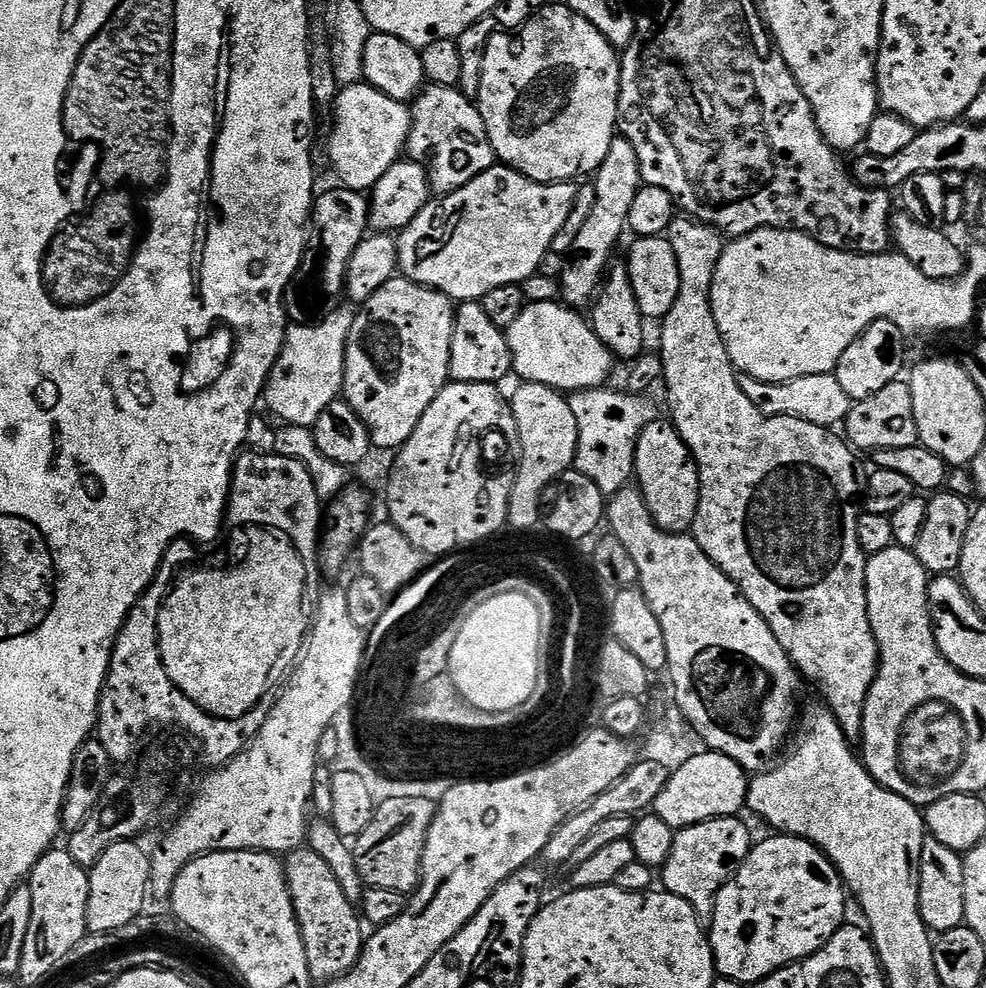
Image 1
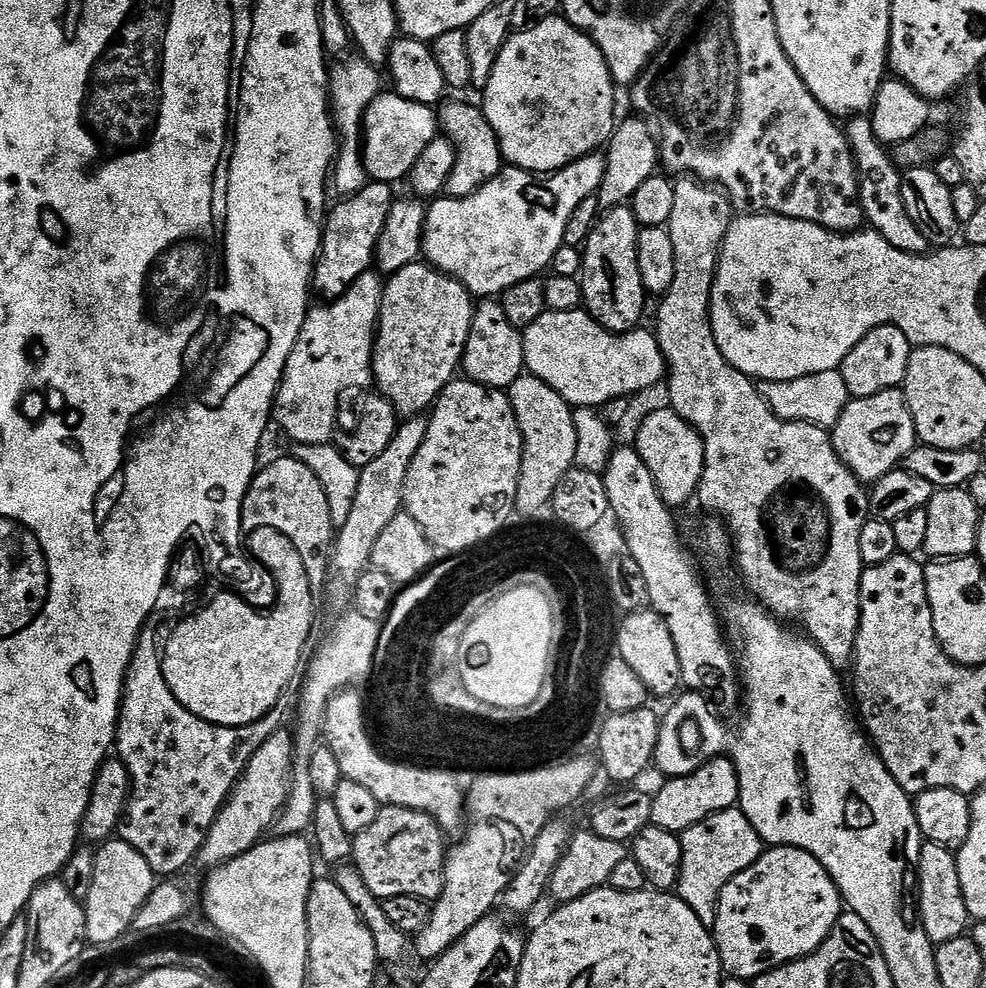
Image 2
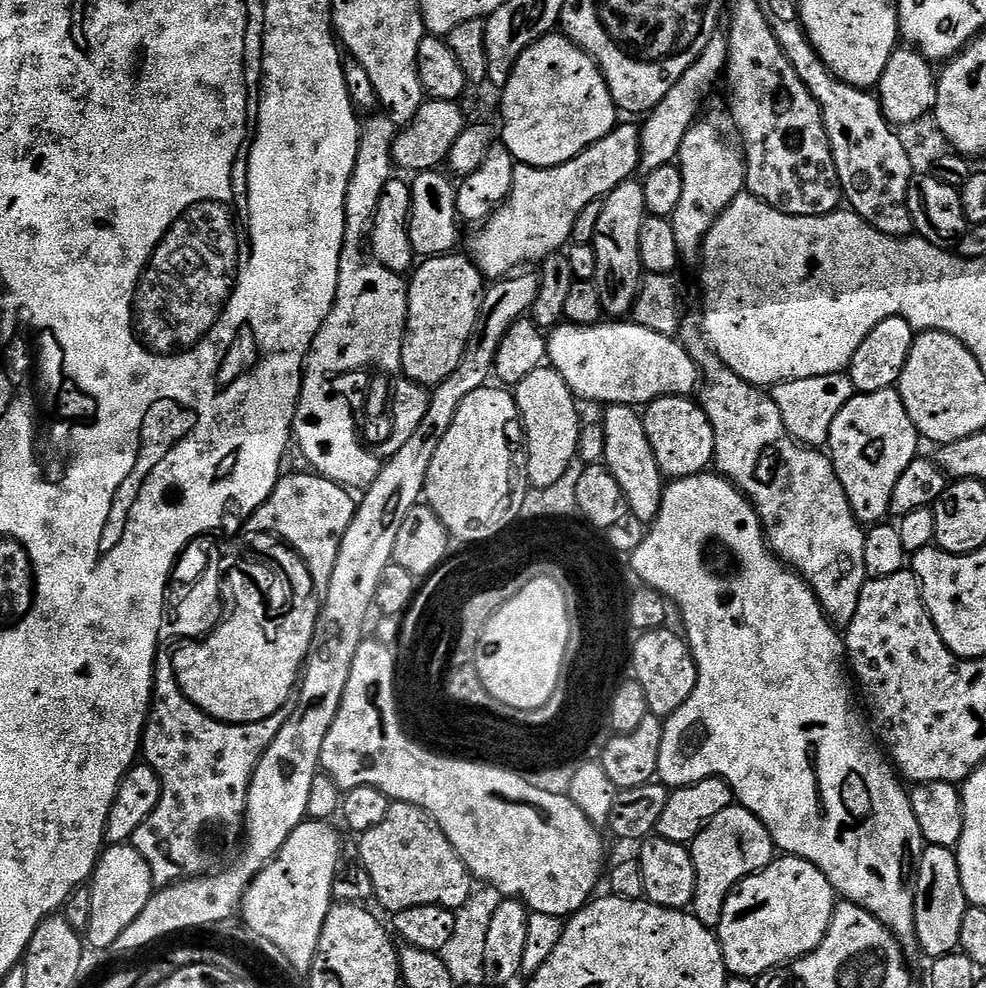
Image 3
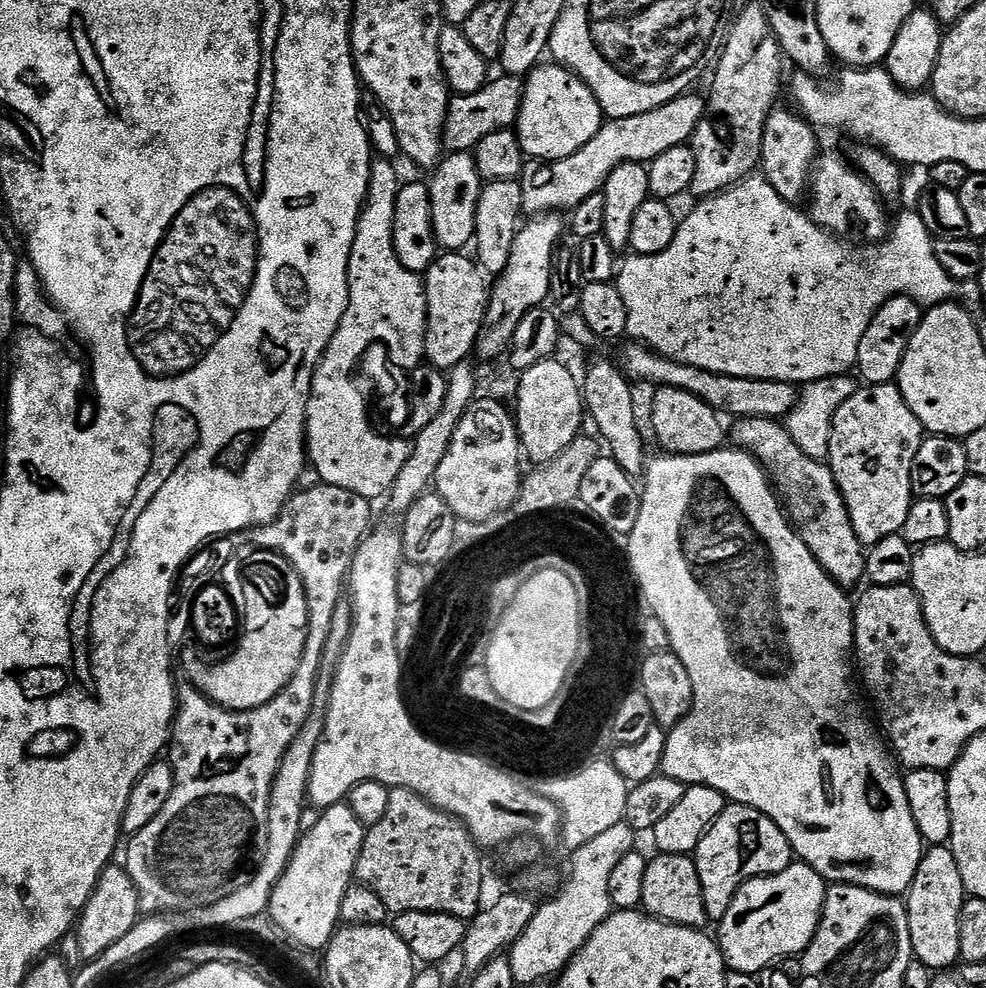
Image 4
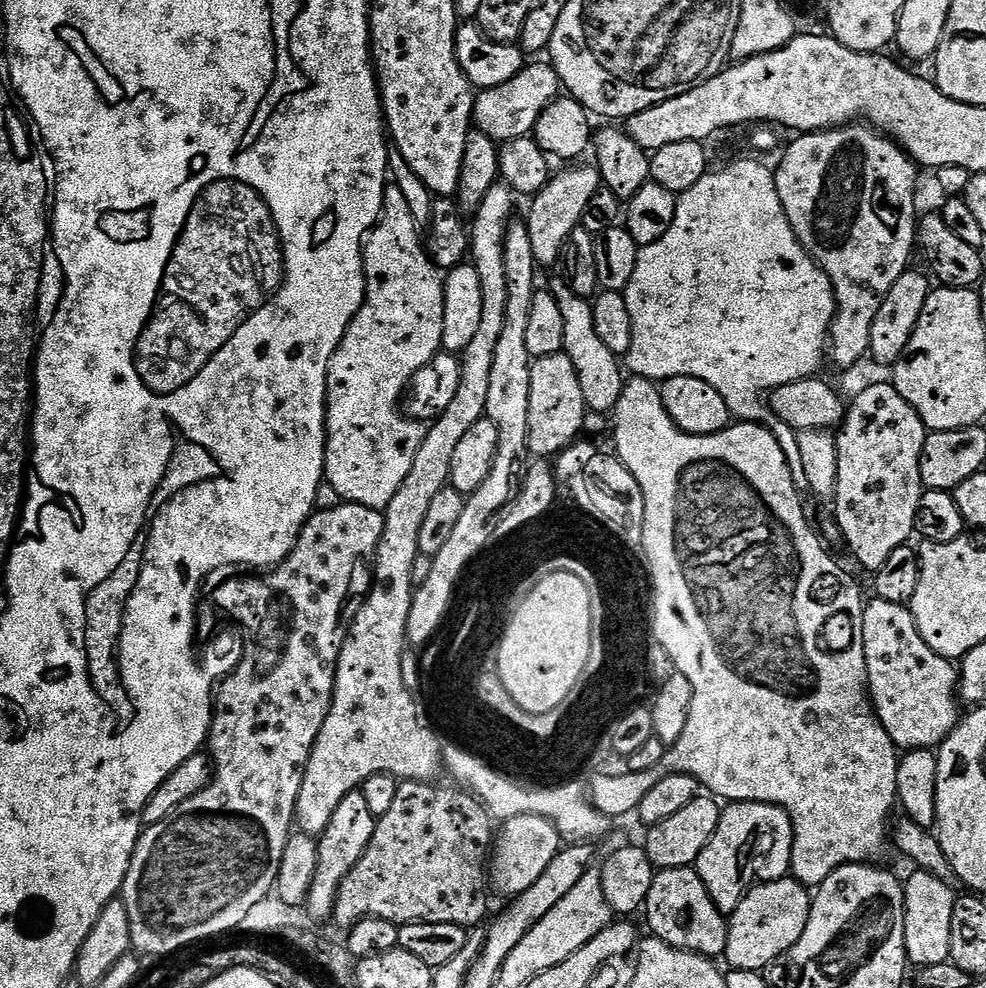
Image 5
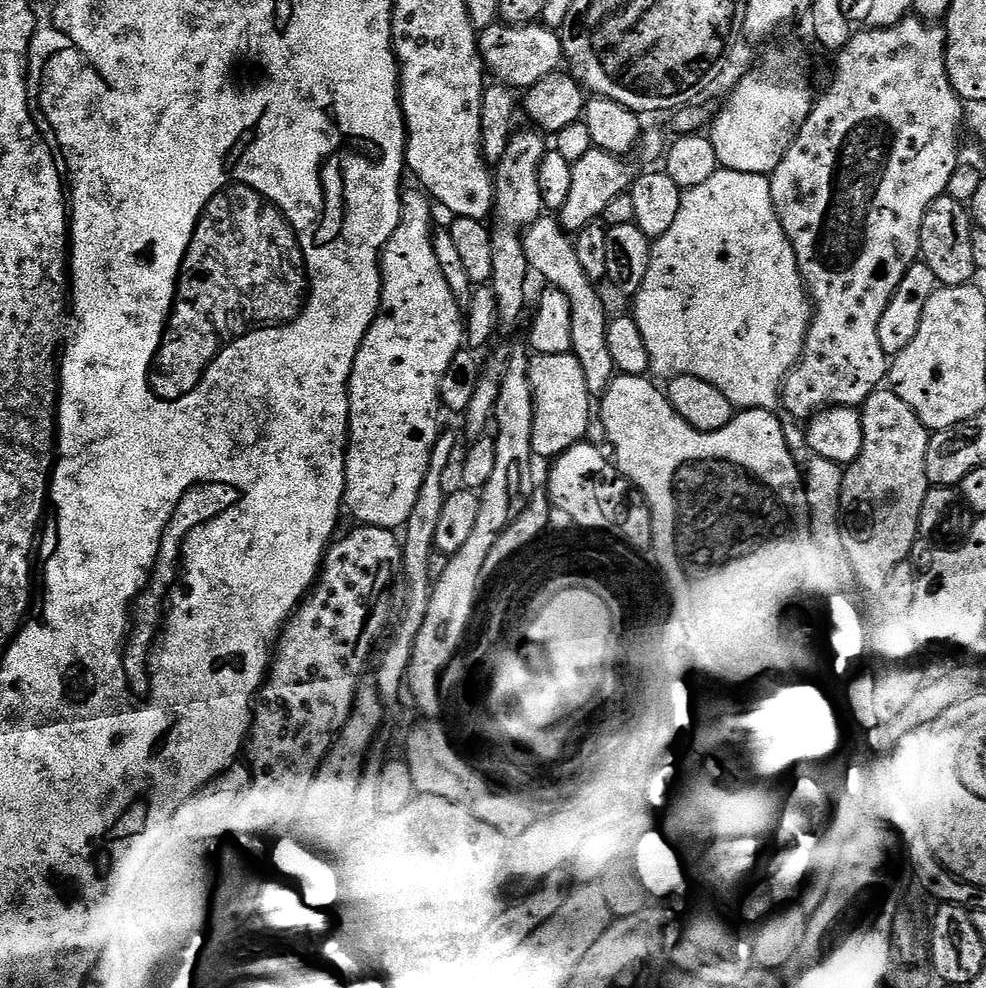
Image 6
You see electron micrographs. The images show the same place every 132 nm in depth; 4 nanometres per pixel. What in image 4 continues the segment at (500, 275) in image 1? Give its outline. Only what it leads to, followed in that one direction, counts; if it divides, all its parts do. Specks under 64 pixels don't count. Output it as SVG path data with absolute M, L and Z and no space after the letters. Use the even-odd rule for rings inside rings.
M692 95L677 96L669 104L658 106L646 114L634 114L621 120L608 120L600 125L594 138L590 138L590 142L586 142L572 156L541 164L529 163L519 177L525 213L543 214L576 208L590 194L603 189L608 181L608 175L619 164L651 162L658 154L678 144L688 144L700 117L706 111L705 101Z

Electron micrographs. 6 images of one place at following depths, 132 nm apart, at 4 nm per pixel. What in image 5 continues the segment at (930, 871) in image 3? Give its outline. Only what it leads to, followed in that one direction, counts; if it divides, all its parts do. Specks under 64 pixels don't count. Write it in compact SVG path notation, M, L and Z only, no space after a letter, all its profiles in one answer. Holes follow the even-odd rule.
M913 871L909 880L903 881L904 886L904 945L908 955L909 965L917 969L926 966L938 966L949 963L950 960L950 918L954 918L954 906L957 893L952 892L952 884L949 881L938 878L929 872Z

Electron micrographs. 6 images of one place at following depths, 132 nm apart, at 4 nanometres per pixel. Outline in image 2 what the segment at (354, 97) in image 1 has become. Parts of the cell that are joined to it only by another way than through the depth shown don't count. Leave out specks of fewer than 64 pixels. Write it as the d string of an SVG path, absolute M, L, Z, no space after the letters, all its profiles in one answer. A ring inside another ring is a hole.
M385 91L369 106L364 116L364 165L369 177L390 185L395 185L403 176L404 179L411 177L412 167L437 136L438 112L433 105L410 102L397 96L395 91Z

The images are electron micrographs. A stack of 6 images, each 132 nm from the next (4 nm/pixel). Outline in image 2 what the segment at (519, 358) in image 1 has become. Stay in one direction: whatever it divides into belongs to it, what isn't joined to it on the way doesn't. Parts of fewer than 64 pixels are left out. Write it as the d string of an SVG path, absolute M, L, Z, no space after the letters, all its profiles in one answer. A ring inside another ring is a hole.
M575 308L565 312L544 311L530 327L523 329L524 366L527 375L537 376L550 390L554 390L572 405L573 409L599 409L601 404L623 396L635 397L635 392L644 392L656 383L663 381L666 376L664 355L655 335L651 331L637 330L617 334L606 330L586 310Z

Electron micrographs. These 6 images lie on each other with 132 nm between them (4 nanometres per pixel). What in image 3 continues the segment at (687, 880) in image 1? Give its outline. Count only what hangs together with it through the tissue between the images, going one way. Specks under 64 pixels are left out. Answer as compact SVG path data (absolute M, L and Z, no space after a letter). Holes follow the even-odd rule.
M733 806L722 810L718 818L711 820L691 840L690 851L696 879L690 911L698 918L698 922L702 922L702 926L716 930L720 927L724 903L732 889L741 880L753 876L755 872L761 872L767 864L771 864L778 849L772 843L766 826L762 826L762 822L750 814L750 810Z

